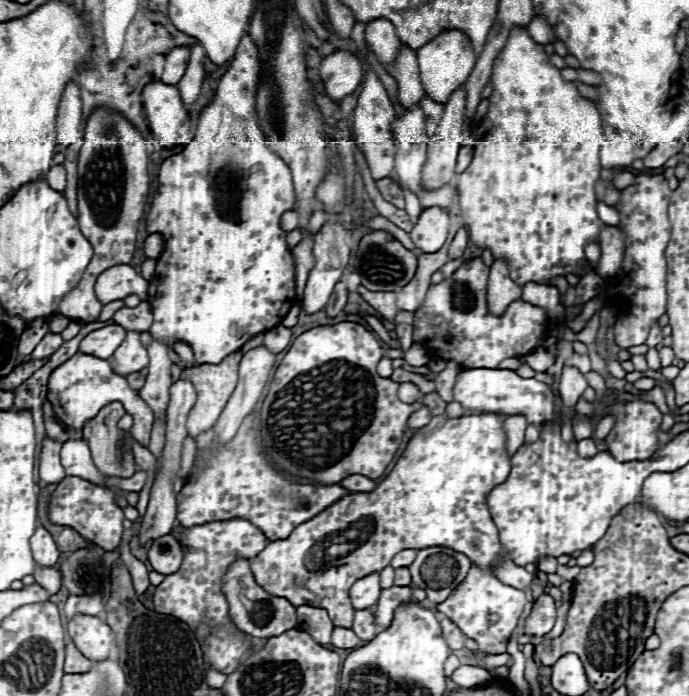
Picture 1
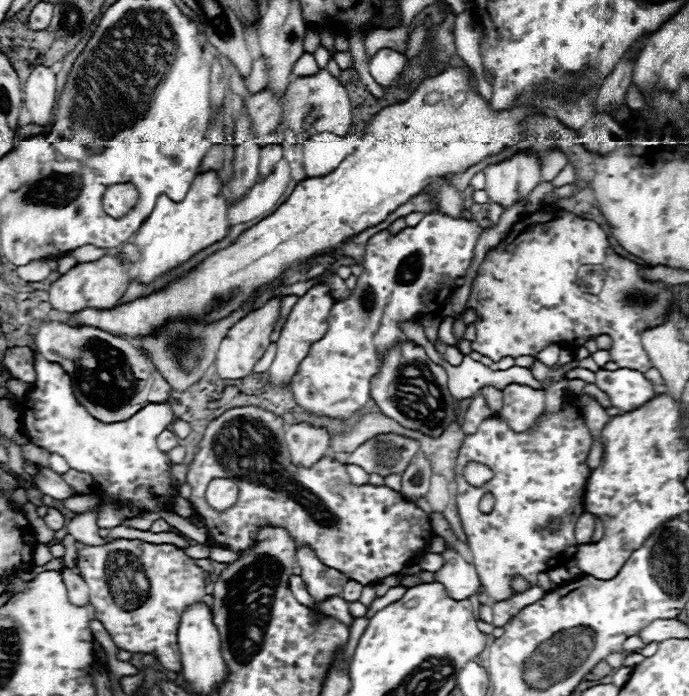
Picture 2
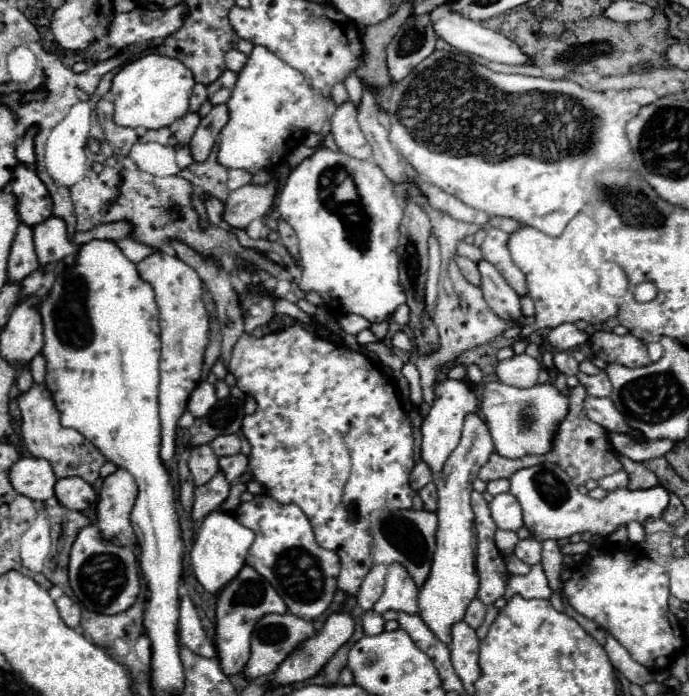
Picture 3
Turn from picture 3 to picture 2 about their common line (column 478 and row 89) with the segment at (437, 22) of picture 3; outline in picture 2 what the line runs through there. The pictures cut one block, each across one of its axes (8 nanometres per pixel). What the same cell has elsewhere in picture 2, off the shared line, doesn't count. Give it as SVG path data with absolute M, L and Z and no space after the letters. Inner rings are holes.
M36 66L24 86L24 104L32 114L32 122L38 126L48 126L52 122L56 106L56 74L48 66Z

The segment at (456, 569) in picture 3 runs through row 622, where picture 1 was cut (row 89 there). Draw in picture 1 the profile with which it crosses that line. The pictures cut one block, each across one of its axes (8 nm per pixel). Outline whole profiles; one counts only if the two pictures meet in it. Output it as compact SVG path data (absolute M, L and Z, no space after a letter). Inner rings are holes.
M448 28L434 36L430 42L426 42L422 48L416 50L418 62L420 62L420 74L422 74L422 84L426 94L436 100L436 102L446 102L448 96L466 82L470 76L474 64L476 64L476 54L472 50L470 38L456 28Z

